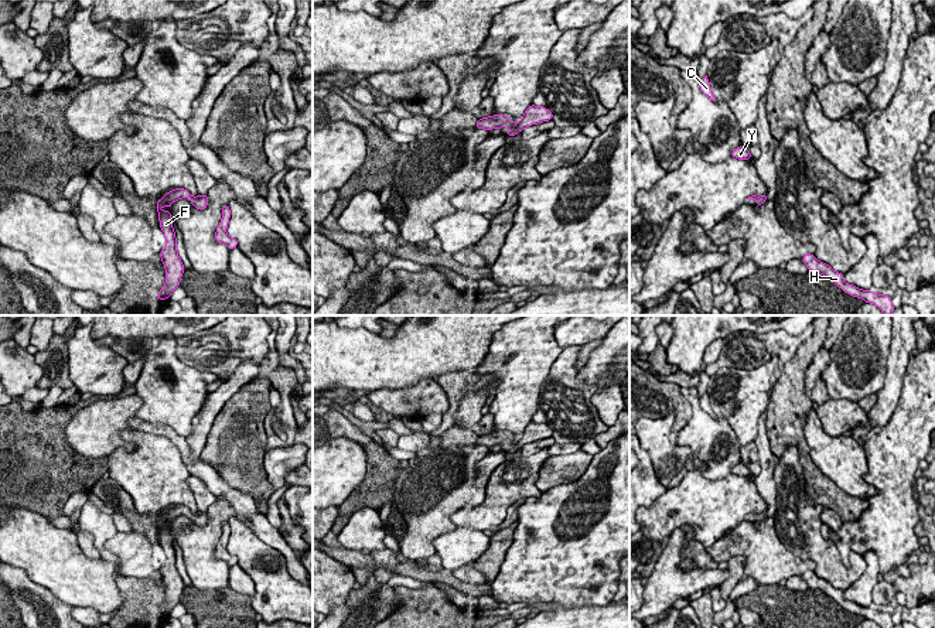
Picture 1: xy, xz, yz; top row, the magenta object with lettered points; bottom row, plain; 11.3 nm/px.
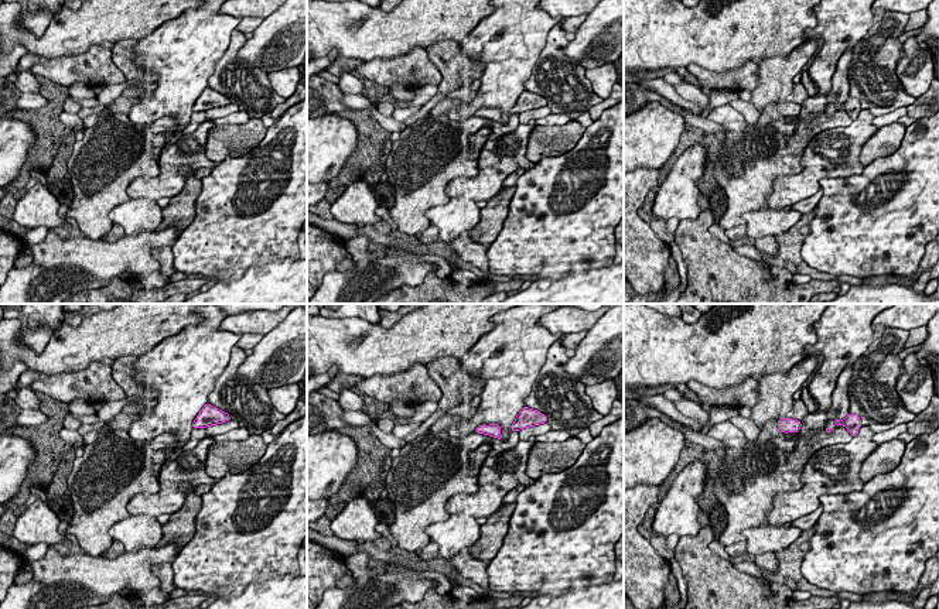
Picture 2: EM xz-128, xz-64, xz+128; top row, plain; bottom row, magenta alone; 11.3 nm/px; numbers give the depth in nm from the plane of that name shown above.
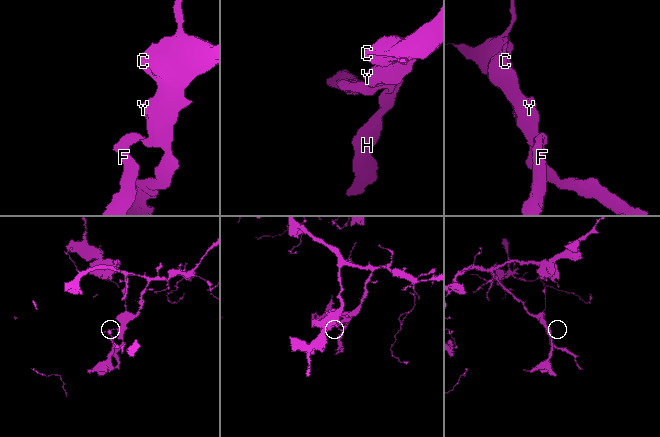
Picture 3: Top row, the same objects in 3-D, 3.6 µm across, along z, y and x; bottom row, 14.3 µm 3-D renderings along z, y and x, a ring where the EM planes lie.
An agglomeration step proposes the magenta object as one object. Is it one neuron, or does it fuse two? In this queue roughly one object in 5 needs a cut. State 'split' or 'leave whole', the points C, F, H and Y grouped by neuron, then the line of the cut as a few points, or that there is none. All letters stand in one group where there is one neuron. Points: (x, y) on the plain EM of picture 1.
leave whole | C F H Y | no cut

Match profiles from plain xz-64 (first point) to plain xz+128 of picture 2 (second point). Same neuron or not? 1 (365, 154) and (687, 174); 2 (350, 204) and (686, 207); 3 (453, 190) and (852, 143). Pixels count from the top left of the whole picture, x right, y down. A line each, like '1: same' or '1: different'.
1: different
2: same
3: same

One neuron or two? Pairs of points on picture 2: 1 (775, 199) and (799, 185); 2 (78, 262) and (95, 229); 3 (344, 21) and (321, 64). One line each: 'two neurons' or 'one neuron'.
1: one neuron
2: two neurons
3: two neurons

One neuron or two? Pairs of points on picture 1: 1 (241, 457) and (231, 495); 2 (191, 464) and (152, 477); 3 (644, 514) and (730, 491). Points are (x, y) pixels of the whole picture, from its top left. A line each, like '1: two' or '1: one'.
1: two
2: two
3: one

